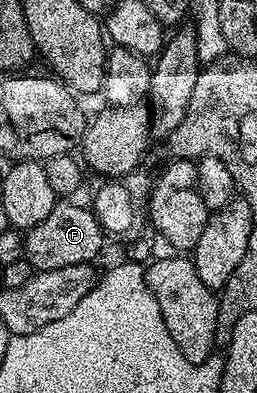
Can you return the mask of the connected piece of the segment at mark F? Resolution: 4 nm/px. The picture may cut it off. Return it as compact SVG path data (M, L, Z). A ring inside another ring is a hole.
M76 200L57 201L50 216L24 234L24 257L32 265L33 271L70 268L70 264L91 263L96 260L92 258L99 256L106 239L105 230L87 205L79 206L72 201Z

